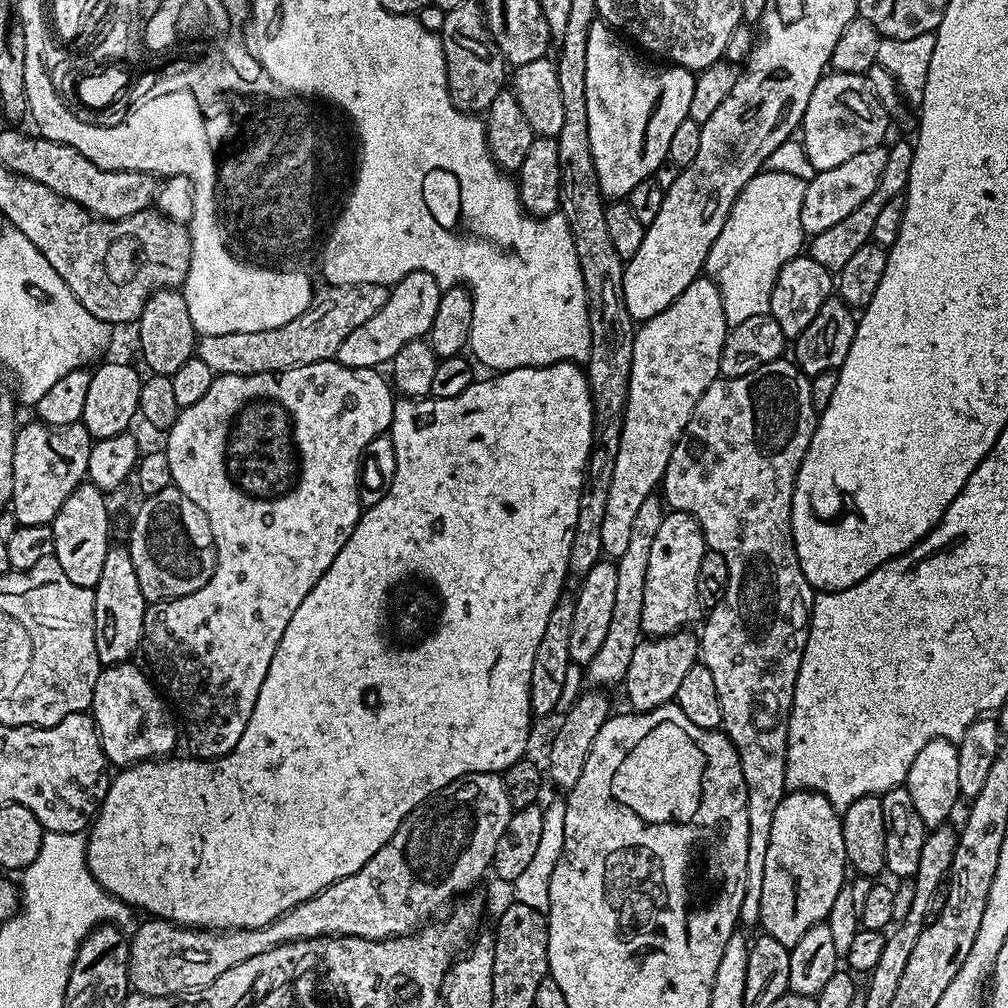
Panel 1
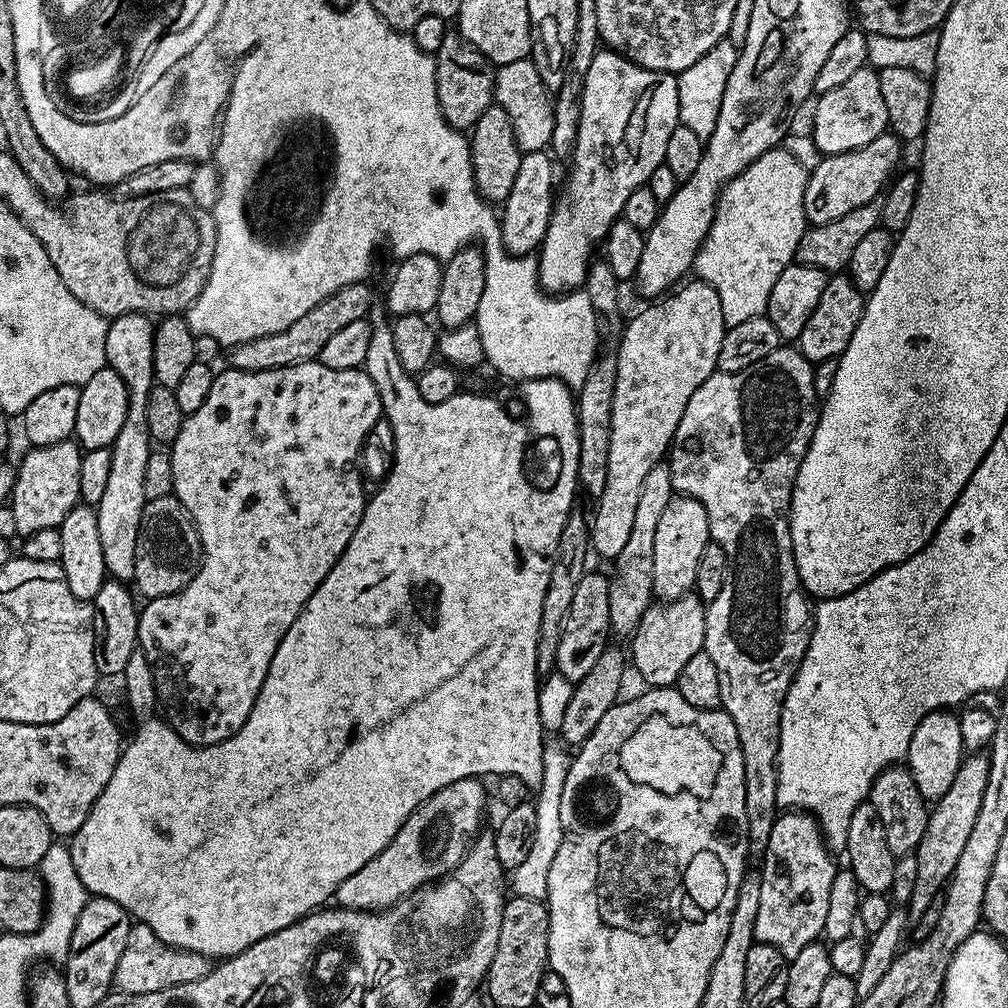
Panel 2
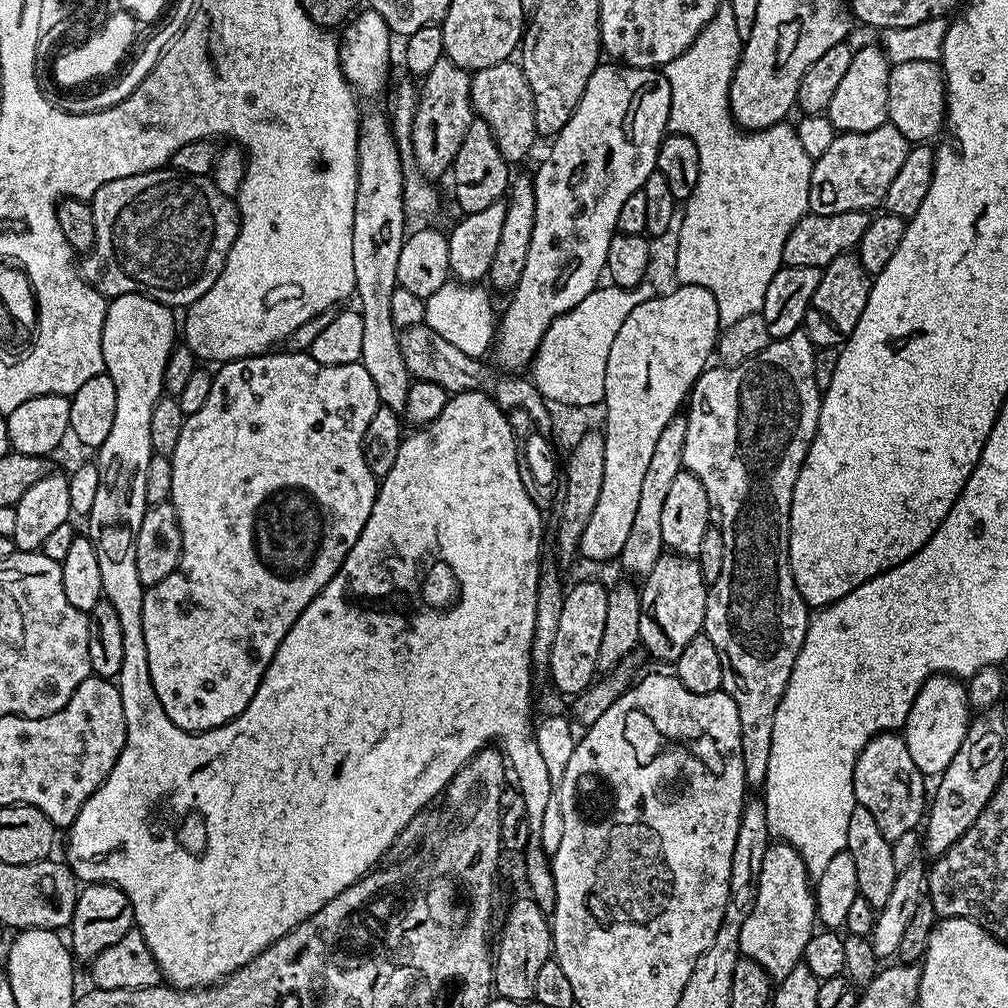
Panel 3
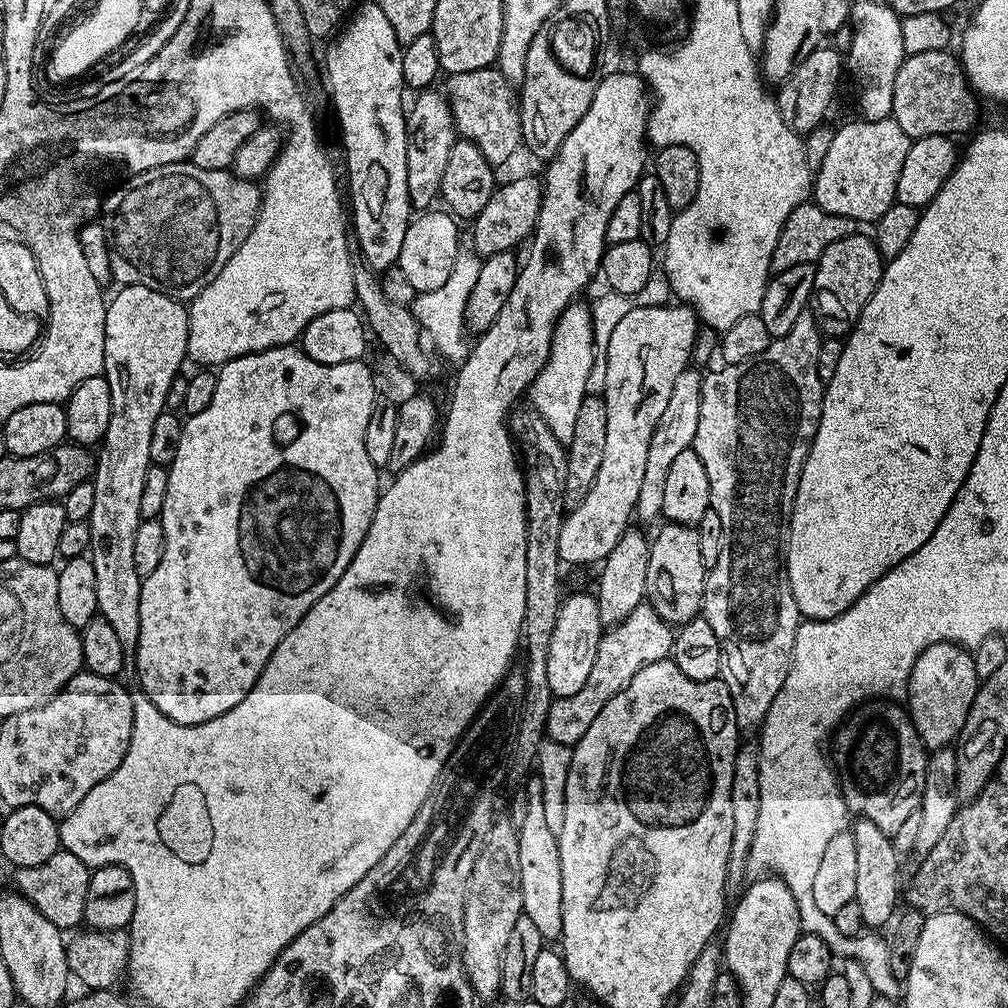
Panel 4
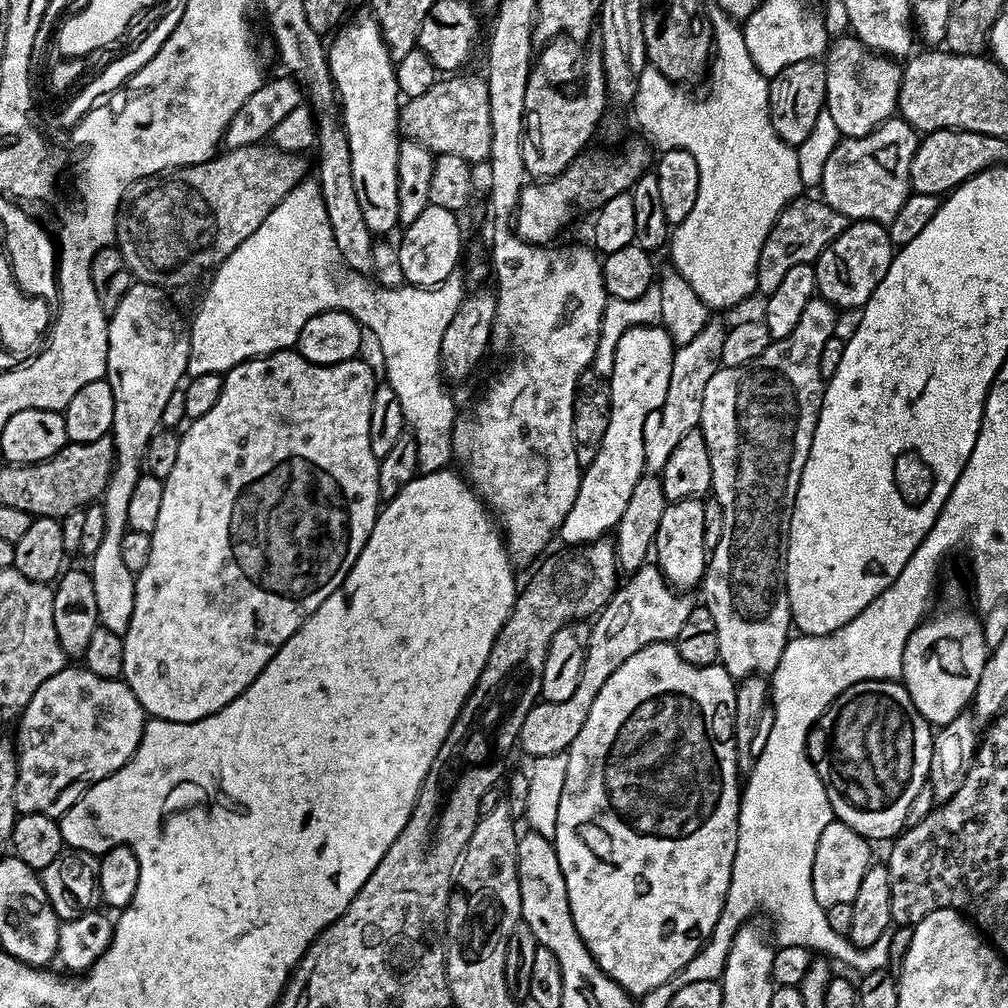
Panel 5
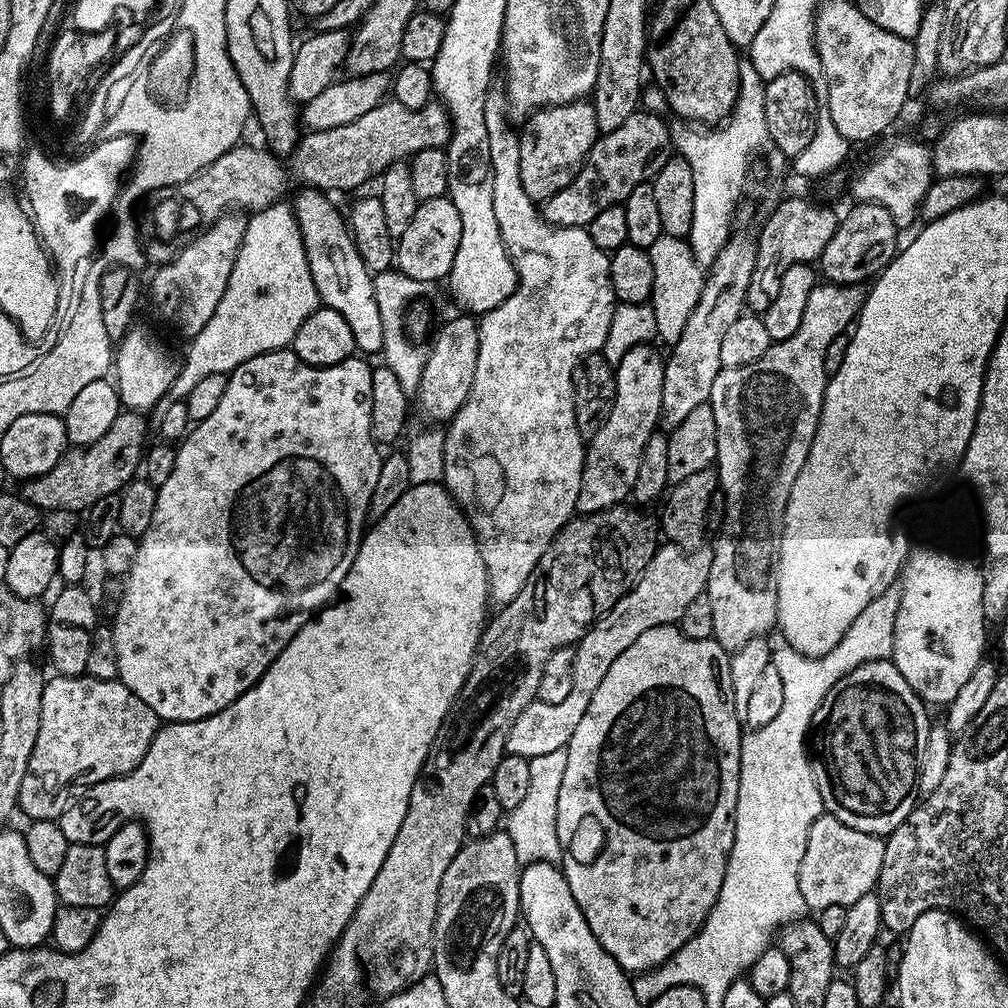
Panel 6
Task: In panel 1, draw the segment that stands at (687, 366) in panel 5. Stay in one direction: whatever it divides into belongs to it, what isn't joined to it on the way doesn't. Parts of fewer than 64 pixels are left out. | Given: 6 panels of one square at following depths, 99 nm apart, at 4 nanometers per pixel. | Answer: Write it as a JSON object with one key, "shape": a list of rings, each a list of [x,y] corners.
{"shape":[[[653,494],[642,502],[634,517],[630,529],[630,543],[626,550],[615,561],[618,583],[614,585],[614,611],[610,614],[610,626],[606,629],[606,642],[602,642],[598,654],[586,666],[588,676],[593,685],[616,684],[624,679],[630,666],[630,658],[634,658],[634,650],[642,639],[640,623],[642,622],[642,602],[646,594],[646,565],[650,563],[650,546],[658,534],[658,526],[662,526],[662,518],[666,514],[666,504],[659,495]]]}

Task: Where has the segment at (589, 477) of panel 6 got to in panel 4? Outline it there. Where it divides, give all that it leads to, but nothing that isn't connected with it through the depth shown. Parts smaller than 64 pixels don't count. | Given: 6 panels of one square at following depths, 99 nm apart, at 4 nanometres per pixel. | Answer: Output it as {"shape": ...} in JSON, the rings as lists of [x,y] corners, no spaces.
{"shape":[[[669,302],[630,310],[630,314],[618,322],[614,334],[610,334],[610,346],[606,350],[606,386],[602,393],[608,415],[606,451],[602,457],[602,467],[598,470],[598,478],[594,478],[594,486],[590,486],[590,494],[586,494],[577,508],[565,515],[562,538],[558,538],[558,554],[565,565],[599,565],[633,523],[638,489],[642,486],[642,474],[646,470],[646,450],[650,450],[654,426],[658,426],[662,410],[666,410],[666,402],[670,399],[670,390],[674,390],[678,374],[682,374],[682,370],[689,367],[693,359],[697,333],[696,309],[683,302]]]}

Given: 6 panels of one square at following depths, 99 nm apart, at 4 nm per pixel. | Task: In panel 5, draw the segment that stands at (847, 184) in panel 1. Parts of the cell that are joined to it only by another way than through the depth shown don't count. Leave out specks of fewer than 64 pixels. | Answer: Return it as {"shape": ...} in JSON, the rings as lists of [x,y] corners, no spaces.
{"shape":[[[901,118],[890,119],[865,136],[841,139],[826,161],[819,195],[849,221],[873,220],[887,226],[912,192],[910,162],[914,162],[917,143],[917,131]]]}

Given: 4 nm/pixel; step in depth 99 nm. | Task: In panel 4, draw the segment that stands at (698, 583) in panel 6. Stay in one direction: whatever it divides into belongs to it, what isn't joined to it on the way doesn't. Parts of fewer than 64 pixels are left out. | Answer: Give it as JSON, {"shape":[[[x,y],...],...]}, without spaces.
{"shape":[[[647,602],[637,606],[621,624],[609,627],[600,638],[596,661],[590,669],[590,678],[586,678],[586,686],[582,686],[578,694],[553,699],[544,726],[547,739],[559,744],[576,745],[586,730],[590,730],[594,718],[602,714],[606,702],[618,695],[628,685],[630,678],[638,674],[638,670],[671,657],[673,639],[673,629]]]}

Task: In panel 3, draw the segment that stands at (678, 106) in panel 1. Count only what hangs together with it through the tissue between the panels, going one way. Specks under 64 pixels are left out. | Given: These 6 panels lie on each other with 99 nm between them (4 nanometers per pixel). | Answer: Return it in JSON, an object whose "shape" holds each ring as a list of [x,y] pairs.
{"shape":[[[604,62],[596,67],[594,74],[590,74],[590,78],[586,82],[586,90],[580,99],[580,105],[574,110],[570,122],[566,122],[566,126],[562,126],[559,136],[551,141],[552,149],[549,150],[548,157],[541,162],[540,169],[534,172],[534,179],[532,181],[534,186],[534,202],[536,203],[534,206],[534,238],[530,238],[530,250],[526,257],[526,270],[522,270],[522,278],[518,278],[518,286],[512,289],[510,293],[512,301],[509,302],[504,316],[502,312],[498,320],[498,331],[494,337],[494,352],[496,348],[498,359],[531,362],[536,357],[538,346],[542,342],[542,338],[549,326],[564,312],[574,310],[574,306],[578,306],[578,302],[582,302],[582,298],[586,298],[586,294],[593,292],[601,283],[608,267],[606,250],[610,250],[612,237],[617,233],[618,210],[622,210],[622,202],[626,202],[626,198],[630,198],[630,194],[643,189],[646,178],[650,178],[650,174],[656,171],[656,159],[658,158],[660,141],[664,139],[668,132],[669,114],[670,82],[664,77],[663,71],[655,68],[629,68],[619,62]]]}

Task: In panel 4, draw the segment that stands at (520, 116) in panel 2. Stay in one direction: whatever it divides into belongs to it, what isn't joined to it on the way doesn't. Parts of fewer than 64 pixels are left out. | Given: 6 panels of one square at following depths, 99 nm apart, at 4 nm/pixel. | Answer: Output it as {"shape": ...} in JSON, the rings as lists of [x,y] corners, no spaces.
{"shape":[[[493,66],[482,70],[470,70],[469,72],[454,72],[447,77],[446,87],[448,105],[452,107],[452,119],[456,122],[456,131],[468,143],[474,145],[478,151],[494,166],[504,164],[516,151],[521,151],[522,137],[520,135],[520,110],[518,96],[513,85],[500,73],[500,69]]]}

